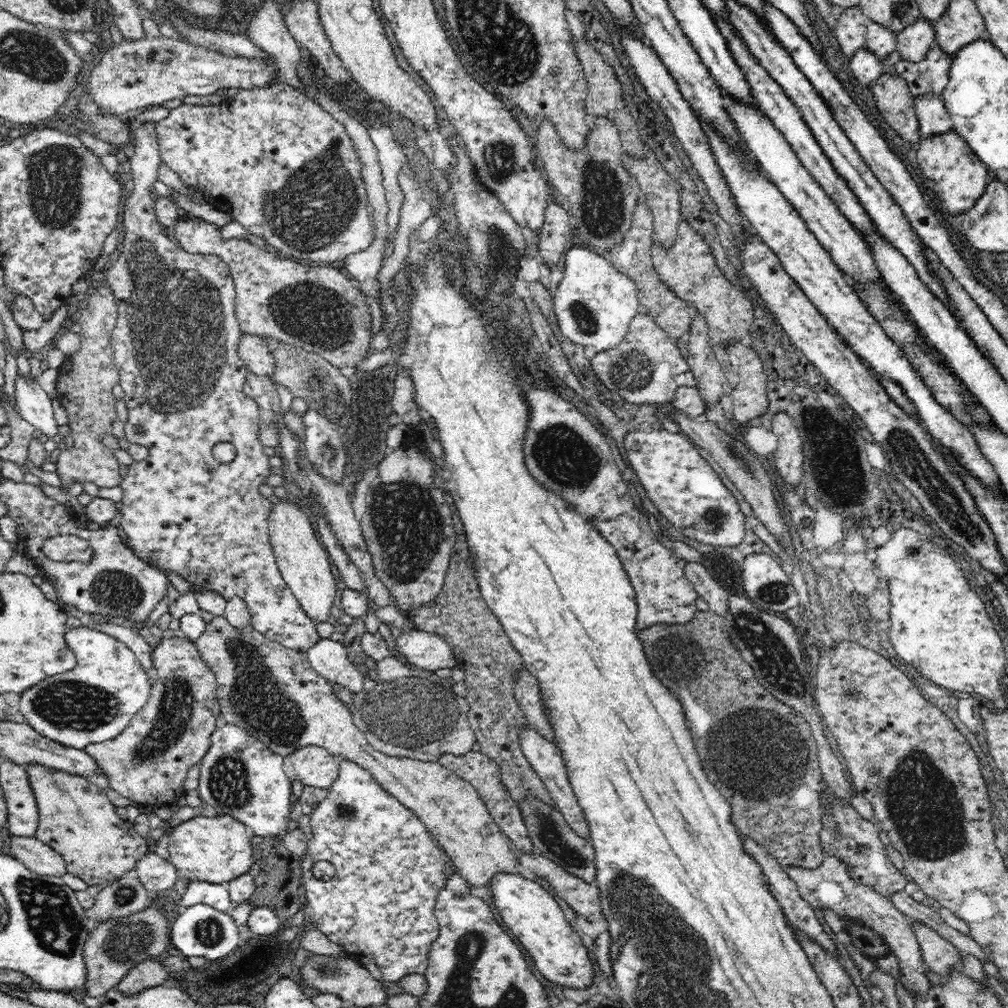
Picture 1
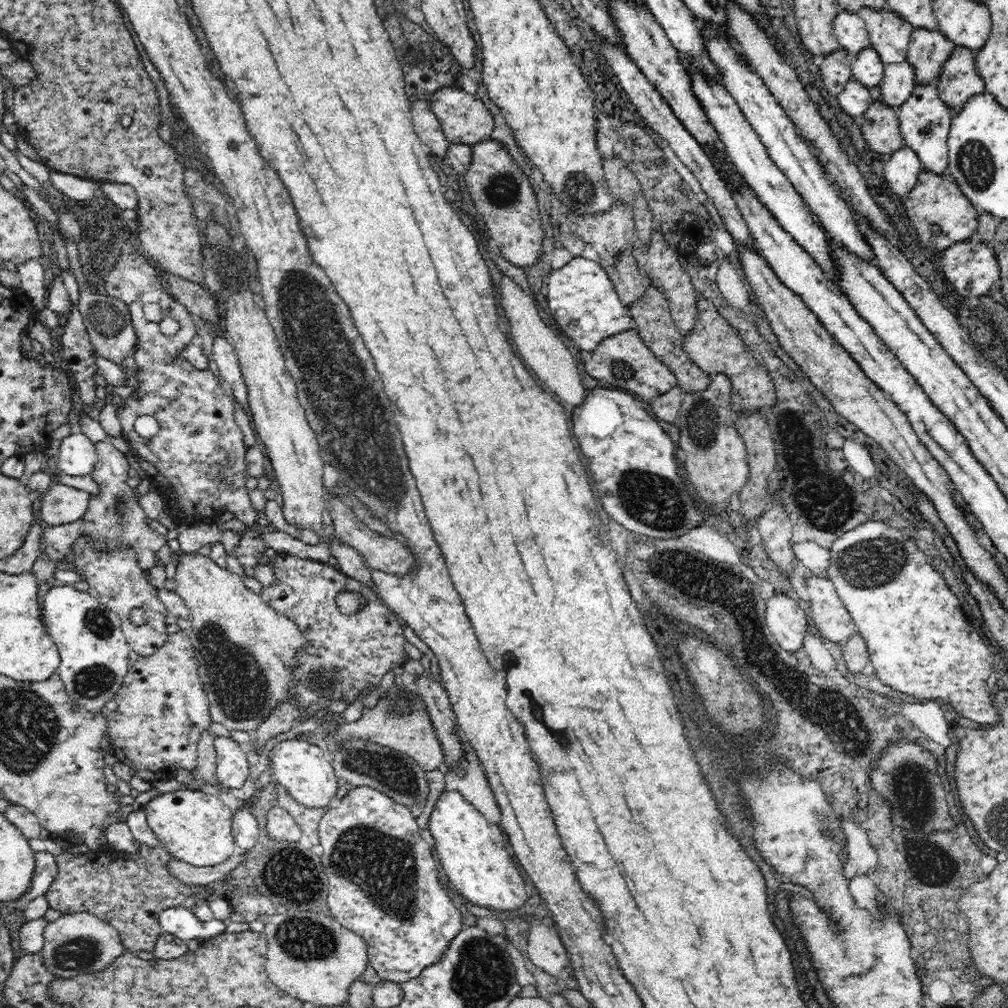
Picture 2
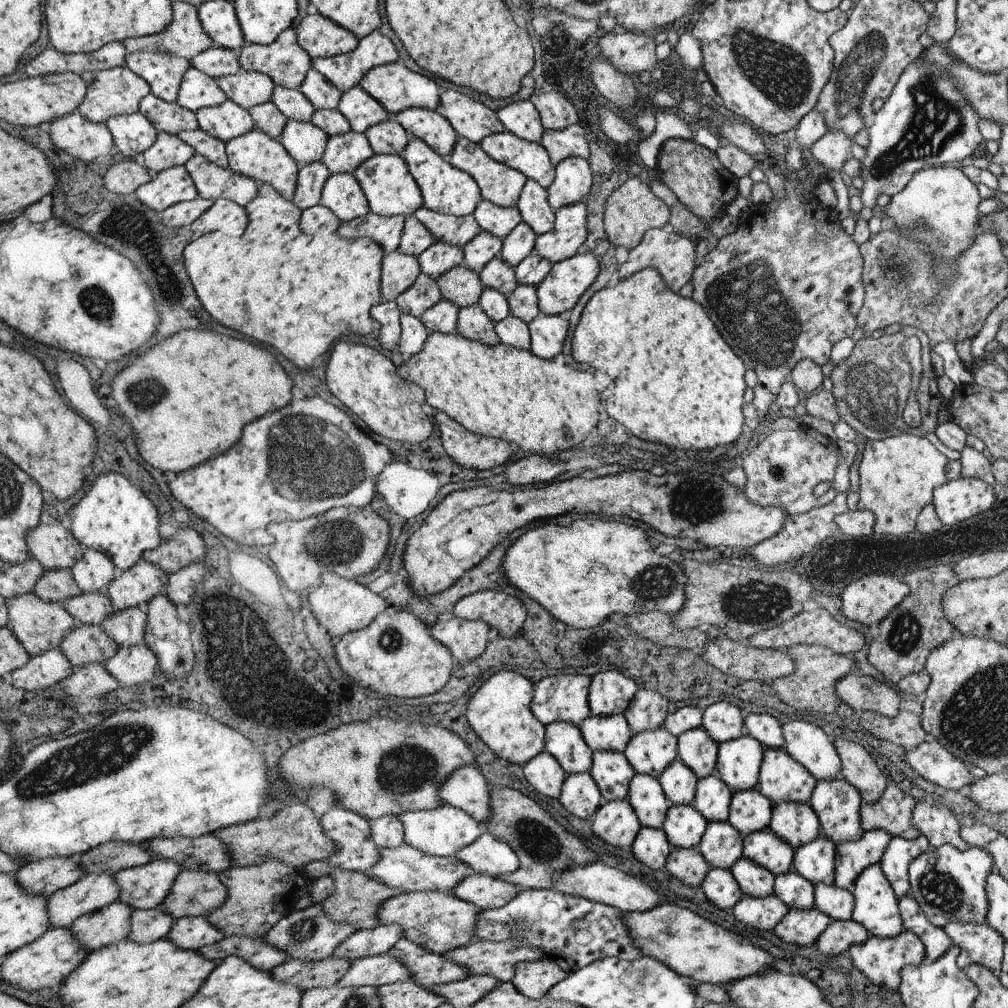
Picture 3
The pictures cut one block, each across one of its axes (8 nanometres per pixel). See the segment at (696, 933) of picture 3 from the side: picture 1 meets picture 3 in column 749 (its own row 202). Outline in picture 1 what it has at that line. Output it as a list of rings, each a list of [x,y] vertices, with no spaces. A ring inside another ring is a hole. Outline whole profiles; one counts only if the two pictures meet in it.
[[[948,130],[948,134],[940,134],[940,138],[924,138],[920,142],[920,148],[916,150],[918,154],[918,164],[922,174],[934,182],[934,192],[942,200],[948,212],[958,214],[972,210],[976,202],[982,198],[982,194],[988,190],[990,184],[990,170],[986,164],[970,150],[968,142],[960,138],[954,130]]]

